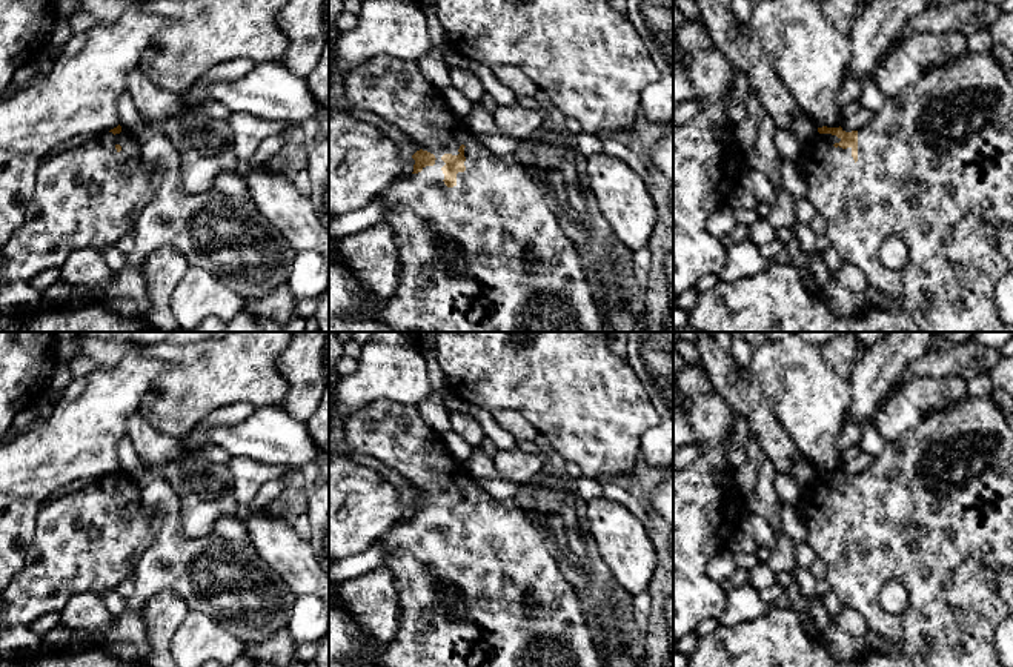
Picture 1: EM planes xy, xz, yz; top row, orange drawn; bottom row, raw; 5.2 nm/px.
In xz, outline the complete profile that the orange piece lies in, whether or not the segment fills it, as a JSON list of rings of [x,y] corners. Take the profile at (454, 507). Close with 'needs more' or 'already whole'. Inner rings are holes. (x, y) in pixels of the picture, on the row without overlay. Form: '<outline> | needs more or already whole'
[[[374,401],[344,421],[344,440],[404,476],[420,492],[414,516],[381,536],[398,595],[400,626],[377,656],[384,667],[603,667],[580,601],[547,550],[540,530],[513,498],[498,499],[478,486],[450,455],[441,433],[429,427],[417,406]]] | needs more

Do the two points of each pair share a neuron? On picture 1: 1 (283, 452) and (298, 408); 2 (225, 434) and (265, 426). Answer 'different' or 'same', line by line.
1: different
2: same

